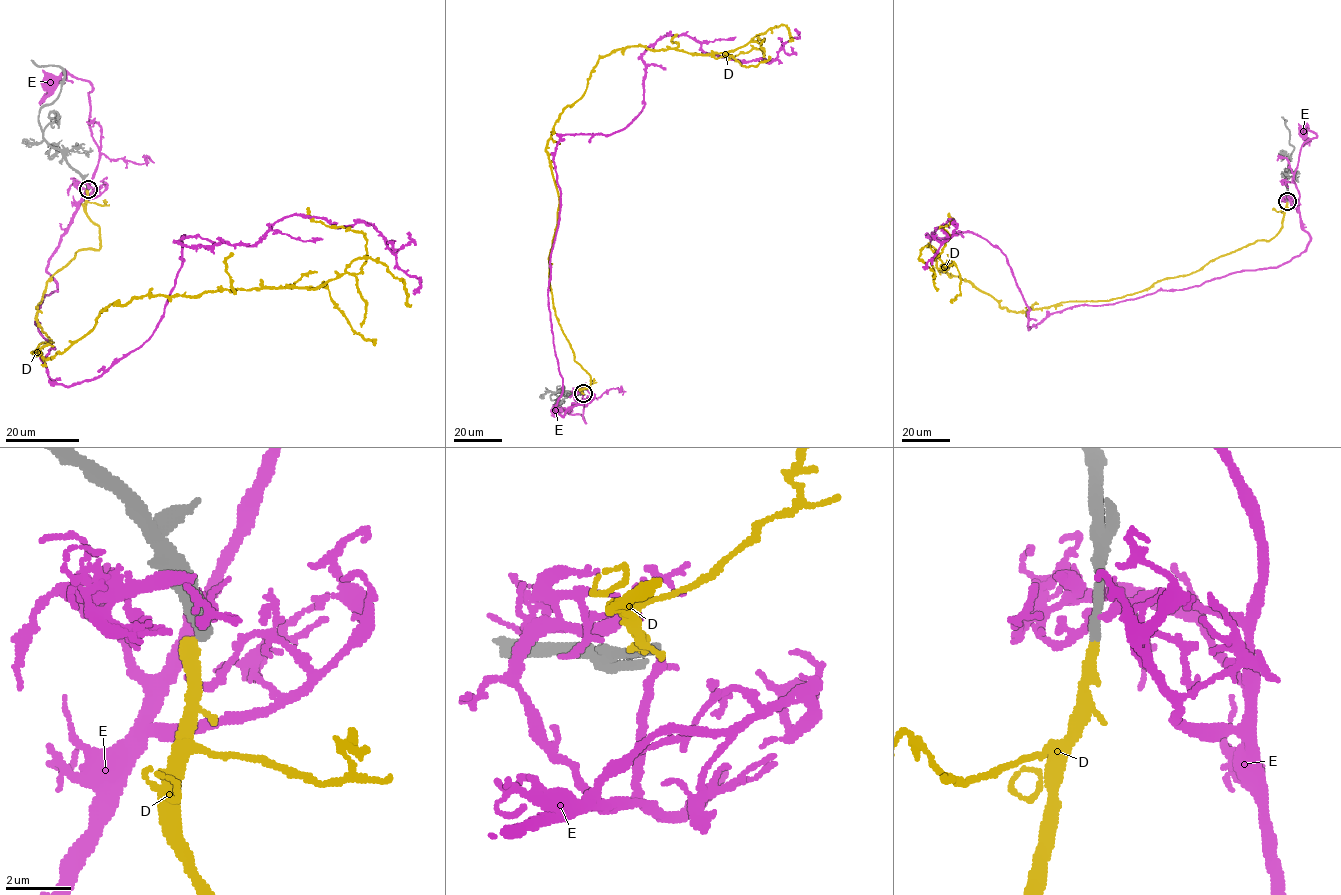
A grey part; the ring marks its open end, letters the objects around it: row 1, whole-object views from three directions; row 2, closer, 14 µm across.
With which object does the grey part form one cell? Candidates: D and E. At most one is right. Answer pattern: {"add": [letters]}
{"add": []}

